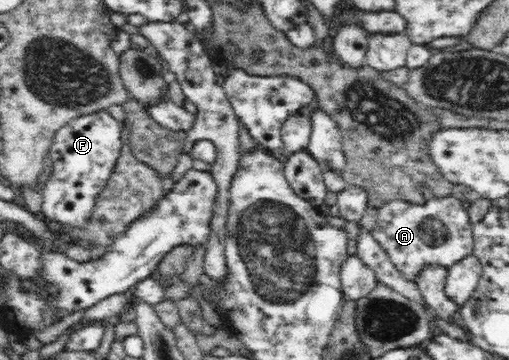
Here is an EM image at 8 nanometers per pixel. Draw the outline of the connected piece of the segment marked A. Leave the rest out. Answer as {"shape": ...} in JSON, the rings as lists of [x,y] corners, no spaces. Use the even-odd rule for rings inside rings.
{"shape":[[[459,195],[430,197],[424,204],[414,204],[406,200],[394,200],[378,209],[378,219],[372,229],[374,238],[388,251],[392,263],[409,285],[418,286],[422,273],[428,267],[439,267],[448,271],[473,256],[475,243],[473,224],[469,211],[462,205]]]}

